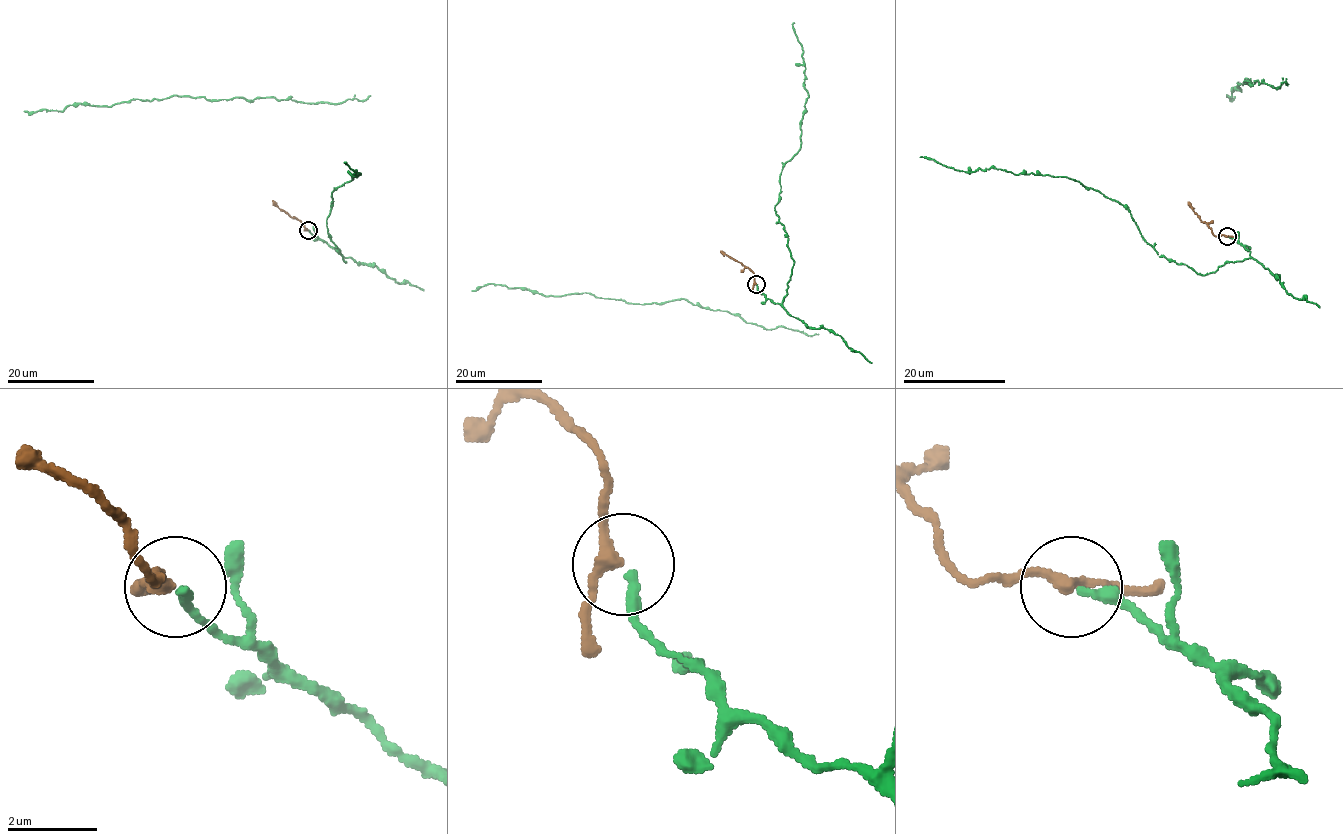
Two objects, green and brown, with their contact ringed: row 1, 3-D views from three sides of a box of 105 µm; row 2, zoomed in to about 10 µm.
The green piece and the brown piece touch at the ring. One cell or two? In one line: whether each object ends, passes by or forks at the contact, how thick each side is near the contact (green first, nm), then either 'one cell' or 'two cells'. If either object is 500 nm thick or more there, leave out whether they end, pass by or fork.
green ends there; brown passes by; 240 nm thick on the green side, 240 nm on the other; one cell

